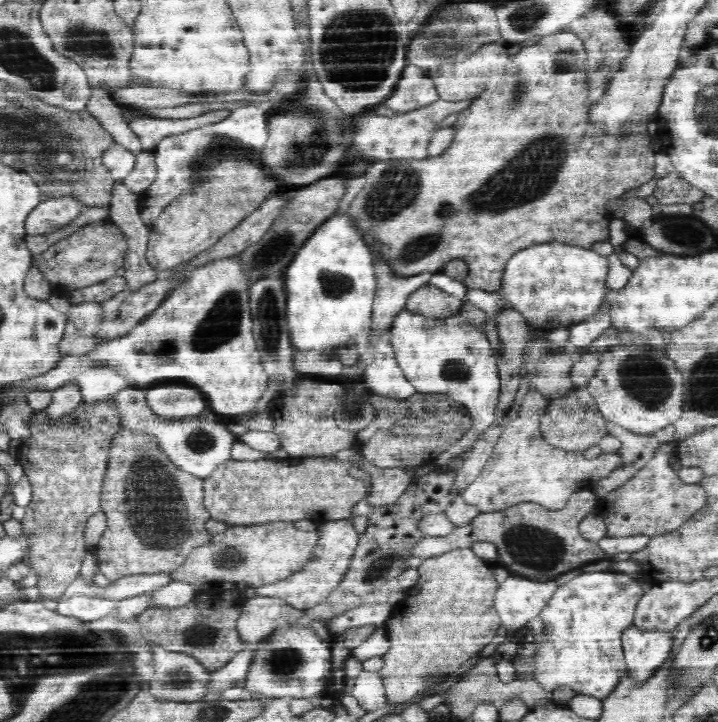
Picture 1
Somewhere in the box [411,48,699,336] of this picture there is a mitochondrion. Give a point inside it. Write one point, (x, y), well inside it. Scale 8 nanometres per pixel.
(532, 172)

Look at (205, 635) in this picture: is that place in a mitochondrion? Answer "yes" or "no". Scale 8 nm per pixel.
yes

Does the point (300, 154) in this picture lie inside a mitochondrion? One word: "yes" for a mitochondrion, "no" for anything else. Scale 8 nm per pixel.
yes

